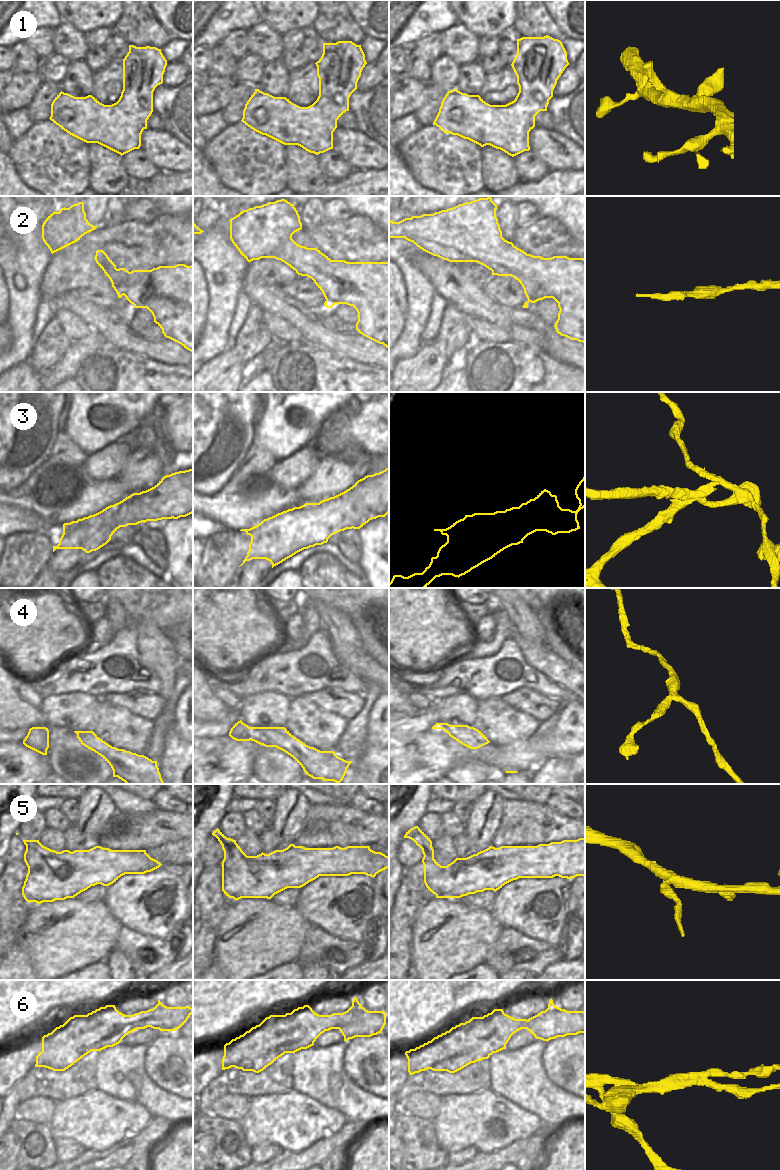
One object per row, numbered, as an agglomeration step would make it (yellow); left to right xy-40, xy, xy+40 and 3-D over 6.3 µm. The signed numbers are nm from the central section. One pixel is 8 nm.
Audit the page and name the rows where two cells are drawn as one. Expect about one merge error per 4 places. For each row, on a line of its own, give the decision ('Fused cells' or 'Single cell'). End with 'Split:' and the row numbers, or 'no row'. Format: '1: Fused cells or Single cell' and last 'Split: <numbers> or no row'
1: Single cell
2: Single cell
3: Fused cells
4: Fused cells
5: Single cell
6: Fused cells
Split: 3, 4, 6

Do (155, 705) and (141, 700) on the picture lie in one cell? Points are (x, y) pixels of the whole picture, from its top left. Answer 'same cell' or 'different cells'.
same cell

